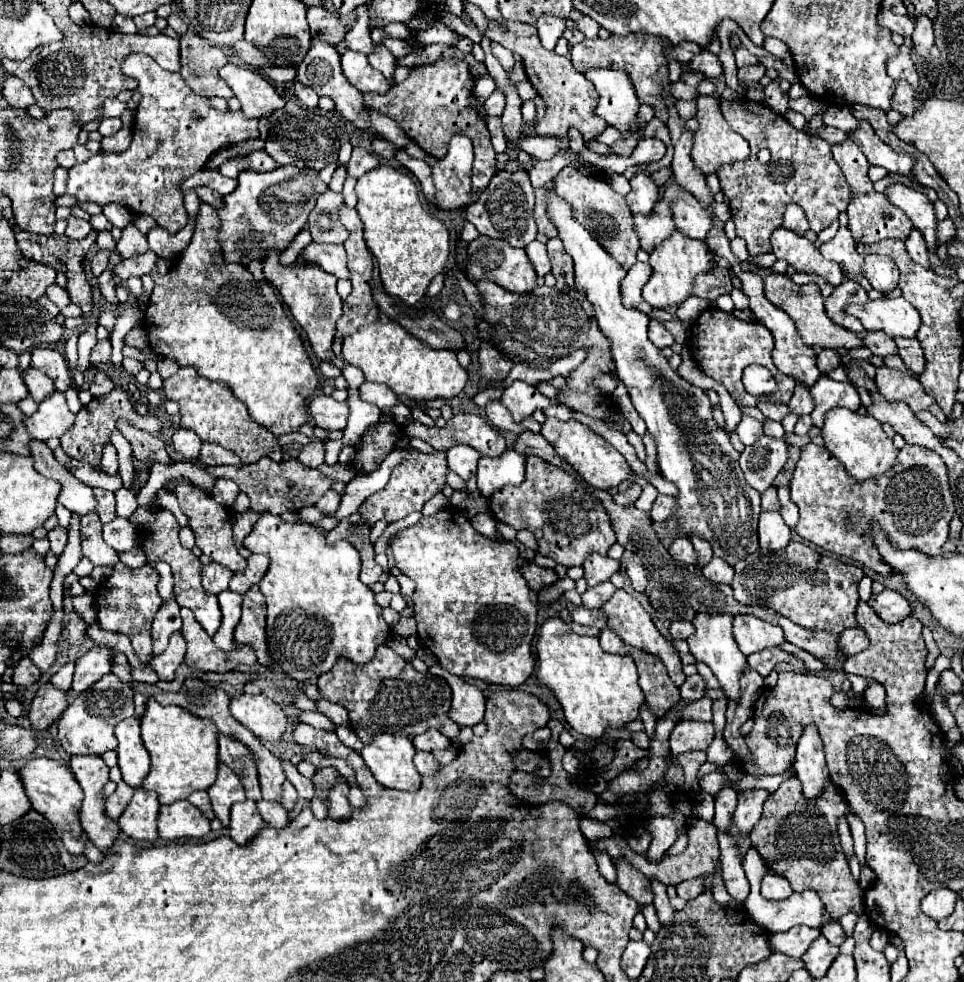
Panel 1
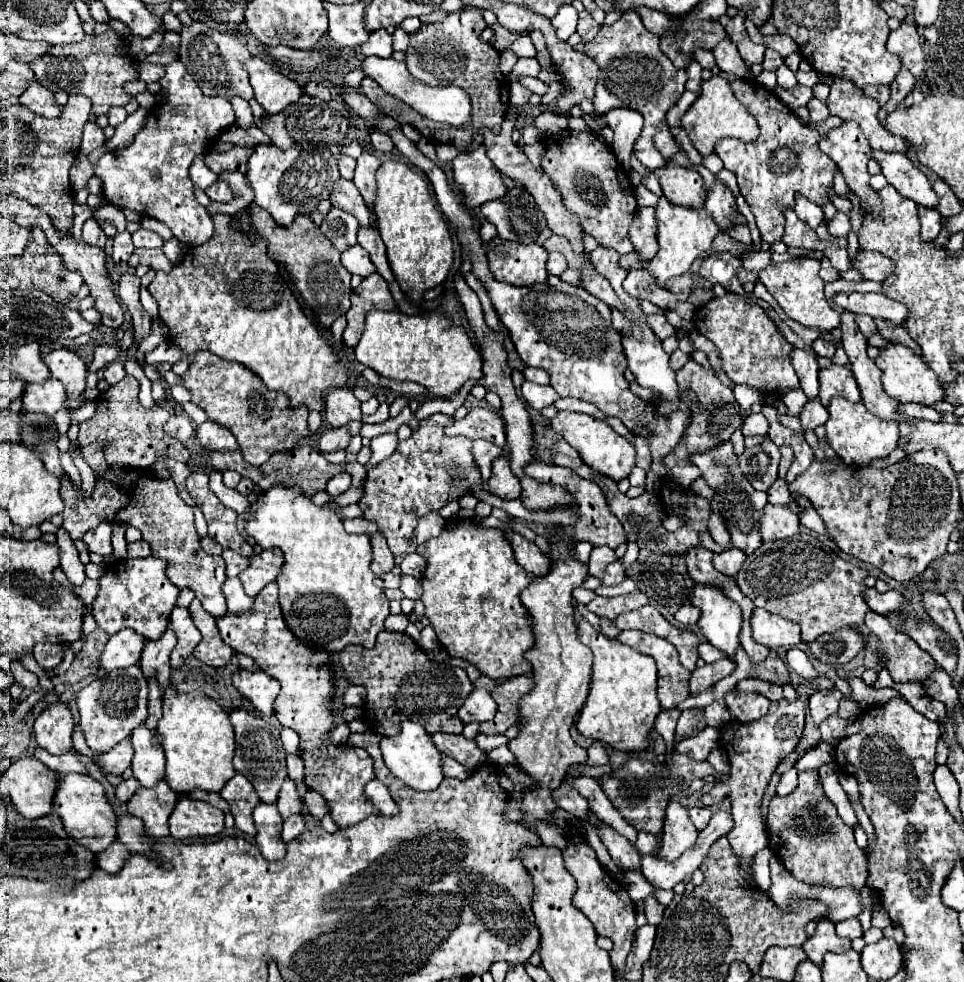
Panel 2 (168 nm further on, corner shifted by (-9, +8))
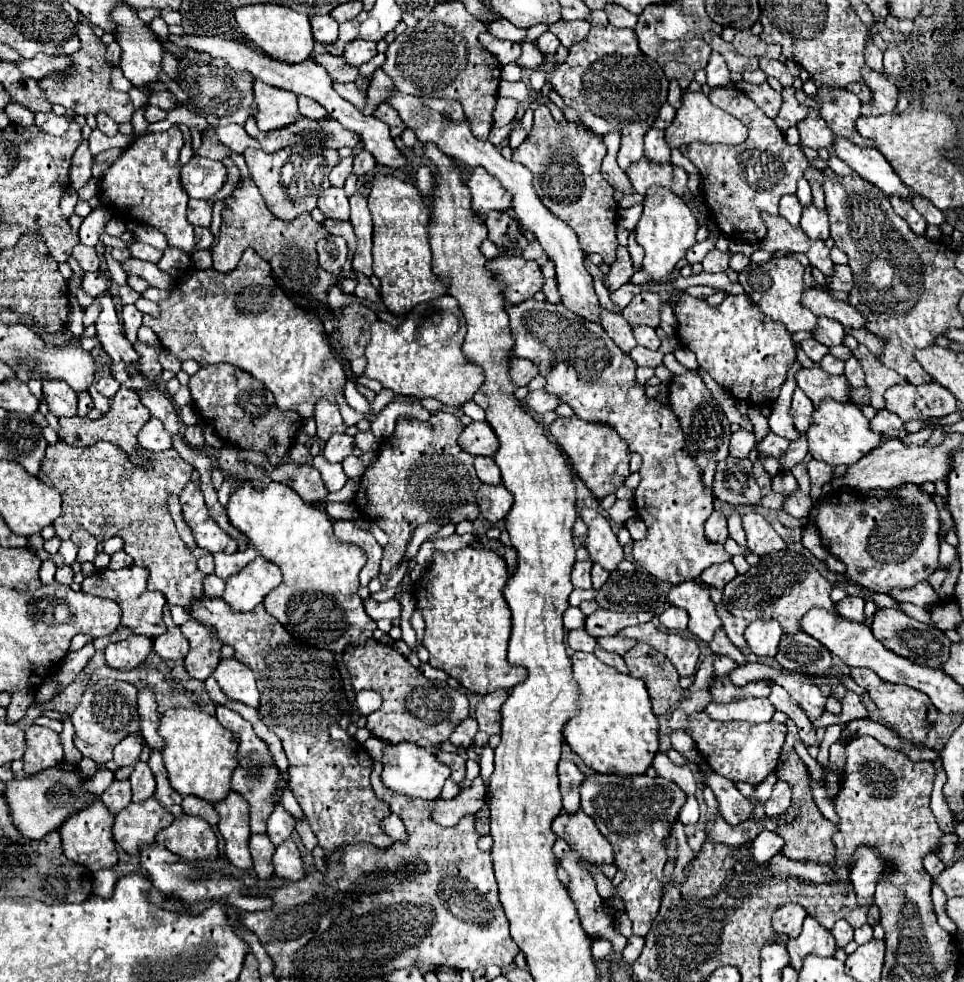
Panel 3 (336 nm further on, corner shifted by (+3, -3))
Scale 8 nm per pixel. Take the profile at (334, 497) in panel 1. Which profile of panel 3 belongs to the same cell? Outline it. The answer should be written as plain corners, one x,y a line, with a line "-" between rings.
316,455
316,457
314,457
314,467
322,473
322,479
324,479
324,485
326,485
326,489
328,489
328,493
340,491
340,489
344,487
344,483
346,483
348,477
346,477
344,471
342,471
342,463
332,465
332,463
324,461
322,455

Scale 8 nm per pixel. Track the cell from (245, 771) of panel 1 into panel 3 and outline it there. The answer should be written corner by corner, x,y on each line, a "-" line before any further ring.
222,705
216,707
216,719
220,721
222,727
226,727
228,731
232,731
238,737
238,753
236,753
236,769
232,773
232,789
236,793
240,793
248,805
250,805
250,827
252,833
266,833
266,819
270,817
276,799
278,799
278,783
280,783
280,773
278,767
274,763
272,751
268,749
268,745
254,733
252,725
248,721
244,721
236,711
230,711

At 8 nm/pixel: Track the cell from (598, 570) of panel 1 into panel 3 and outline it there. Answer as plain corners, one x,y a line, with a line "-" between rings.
580,561
574,565
572,569
572,585
576,589
590,589
590,569
592,569
592,561

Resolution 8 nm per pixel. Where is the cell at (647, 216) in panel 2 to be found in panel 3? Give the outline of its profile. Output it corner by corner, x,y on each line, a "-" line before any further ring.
618,247
616,255
618,255
618,259
610,265
610,273
606,275
606,287
610,291
618,289
622,283
628,283
632,273
634,273
634,263
632,263
632,257
630,257
628,249

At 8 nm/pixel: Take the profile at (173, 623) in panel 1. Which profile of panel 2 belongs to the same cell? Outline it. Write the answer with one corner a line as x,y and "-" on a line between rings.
168,626
168,630
164,632
162,638
158,638
156,642
146,642
144,650
142,650
142,660
140,660
140,668
144,672
146,678
154,678
158,682
158,686
162,690
168,688
170,682
170,652
176,646
176,636
172,626

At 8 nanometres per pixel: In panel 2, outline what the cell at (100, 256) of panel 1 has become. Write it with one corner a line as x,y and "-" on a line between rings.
124,232
124,234
116,234
114,238
114,252
112,252
112,258
116,264
126,264
130,254
134,250
134,244
132,244
132,238
130,238
130,232

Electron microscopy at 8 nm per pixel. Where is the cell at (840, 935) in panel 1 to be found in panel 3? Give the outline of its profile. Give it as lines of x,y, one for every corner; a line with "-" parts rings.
840,919
840,921
836,921
836,925
832,927
832,935
834,935
834,939
836,939
836,945
838,947
846,947
850,941
852,941
852,927
850,927
850,923
846,921
846,919

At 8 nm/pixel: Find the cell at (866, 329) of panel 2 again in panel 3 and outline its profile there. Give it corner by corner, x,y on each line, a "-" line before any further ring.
820,317
820,319
818,319
818,329
816,329
814,337
816,337
820,343
824,343
826,347
834,347
834,345
842,345
842,343
844,343
846,329
844,329
844,325
840,325
838,321

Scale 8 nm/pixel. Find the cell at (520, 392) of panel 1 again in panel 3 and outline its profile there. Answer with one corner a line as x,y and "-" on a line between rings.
544,389
530,391
522,403
524,403
524,407
526,407
530,413
534,413
534,415
544,415
544,413
554,411
554,409
558,407
558,401
552,399
552,395
546,393

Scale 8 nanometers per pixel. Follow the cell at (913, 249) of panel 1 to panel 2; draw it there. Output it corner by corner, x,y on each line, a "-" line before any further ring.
918,206
918,214
920,214
920,222
922,222
922,240
926,240
926,242
934,240
940,232
942,216
938,214
938,210
928,210
924,206

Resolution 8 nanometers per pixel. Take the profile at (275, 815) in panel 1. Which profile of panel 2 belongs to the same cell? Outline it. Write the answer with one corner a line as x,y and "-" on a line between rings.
298,814
298,816
290,816
290,818
284,822
282,838
284,838
284,842
288,844
288,842
296,840
302,832
304,832
304,820
302,820
302,816
300,816
300,814

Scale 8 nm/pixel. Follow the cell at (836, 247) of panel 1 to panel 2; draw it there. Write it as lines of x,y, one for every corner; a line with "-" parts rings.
836,212
834,218
826,224
826,228
828,228
828,234
834,236
834,238
838,238
838,236
848,236
848,232
852,230
850,218
848,218
844,212

